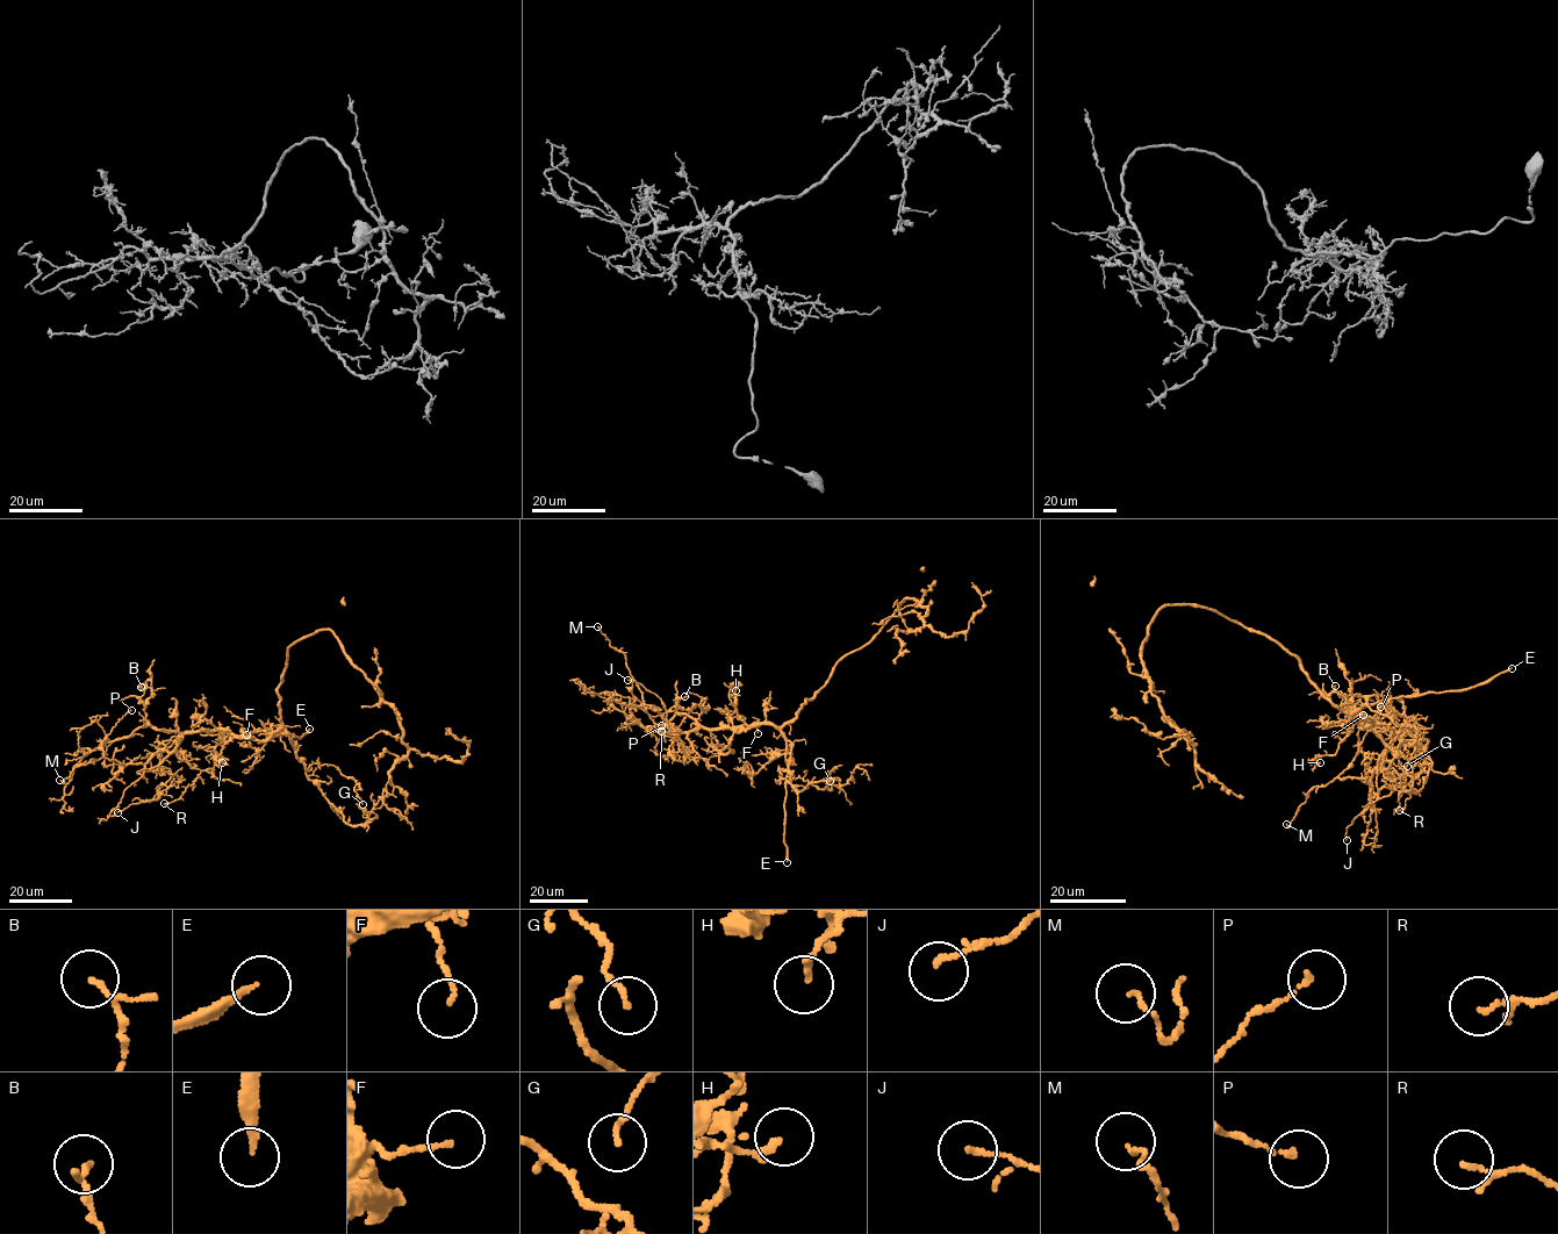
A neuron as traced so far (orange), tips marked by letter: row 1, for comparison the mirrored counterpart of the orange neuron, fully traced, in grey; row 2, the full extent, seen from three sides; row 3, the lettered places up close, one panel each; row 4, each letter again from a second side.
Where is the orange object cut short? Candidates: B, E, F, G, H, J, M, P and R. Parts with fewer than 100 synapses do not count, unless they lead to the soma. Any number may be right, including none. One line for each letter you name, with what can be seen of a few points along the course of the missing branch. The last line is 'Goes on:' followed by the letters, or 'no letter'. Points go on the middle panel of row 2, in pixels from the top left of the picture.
E: Course of what is missing: (787, 862), (774, 895), (790, 906), (797, 906)
Goes on: E

